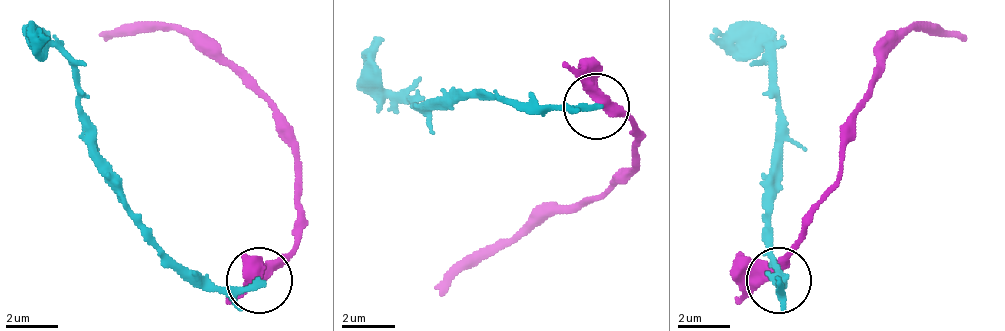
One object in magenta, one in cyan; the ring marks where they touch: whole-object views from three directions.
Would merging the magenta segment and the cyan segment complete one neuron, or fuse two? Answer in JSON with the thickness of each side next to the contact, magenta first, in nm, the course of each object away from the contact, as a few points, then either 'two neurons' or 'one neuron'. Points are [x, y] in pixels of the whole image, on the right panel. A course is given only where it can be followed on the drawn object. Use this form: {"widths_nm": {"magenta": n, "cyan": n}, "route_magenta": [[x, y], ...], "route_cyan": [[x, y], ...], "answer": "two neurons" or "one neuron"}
{"widths_nm": {"magenta": 460, "cyan": 240}, "route_magenta": [[777, 275], [842, 164], [842, 125], [914, 26], [967, 39]], "route_cyan": [[777, 282], [770, 236], [777, 144], [777, 59], [712, 26]], "answer": "two neurons"}

